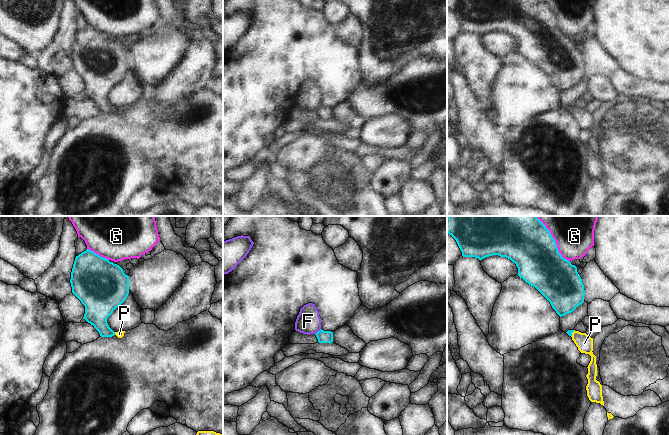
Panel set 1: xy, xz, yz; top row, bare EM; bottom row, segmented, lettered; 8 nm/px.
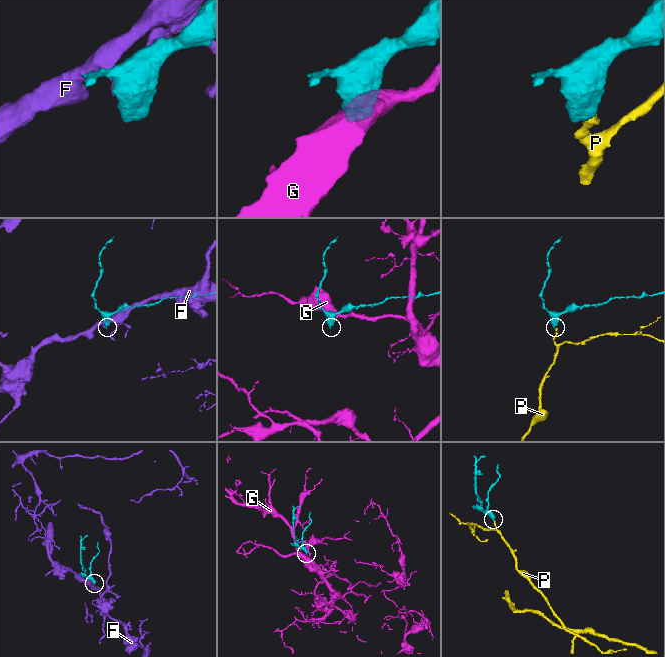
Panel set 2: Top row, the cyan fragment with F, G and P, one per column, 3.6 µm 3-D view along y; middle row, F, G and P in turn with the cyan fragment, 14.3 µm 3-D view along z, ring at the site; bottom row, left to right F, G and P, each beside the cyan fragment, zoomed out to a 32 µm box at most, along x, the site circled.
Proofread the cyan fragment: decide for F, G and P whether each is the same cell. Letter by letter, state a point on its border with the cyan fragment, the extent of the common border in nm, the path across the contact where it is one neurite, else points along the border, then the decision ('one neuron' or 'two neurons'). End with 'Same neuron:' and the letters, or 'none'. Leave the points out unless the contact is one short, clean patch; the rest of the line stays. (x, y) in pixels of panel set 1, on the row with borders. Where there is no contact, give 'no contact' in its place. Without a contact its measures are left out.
F: meets cyan in xz at (318, 331); contact 70 nm long; border along xz (321, 329), (315, 334); two neurons
G: meets cyan in yz at (554, 240); contact 460 nm long; two neurons
P: meets cyan in yz at (572, 332); contact 60 nm long; runs through yz (569, 332), (572, 332), (584, 343); one neuron
Same neuron: P

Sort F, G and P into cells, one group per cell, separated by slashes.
F / G / P

